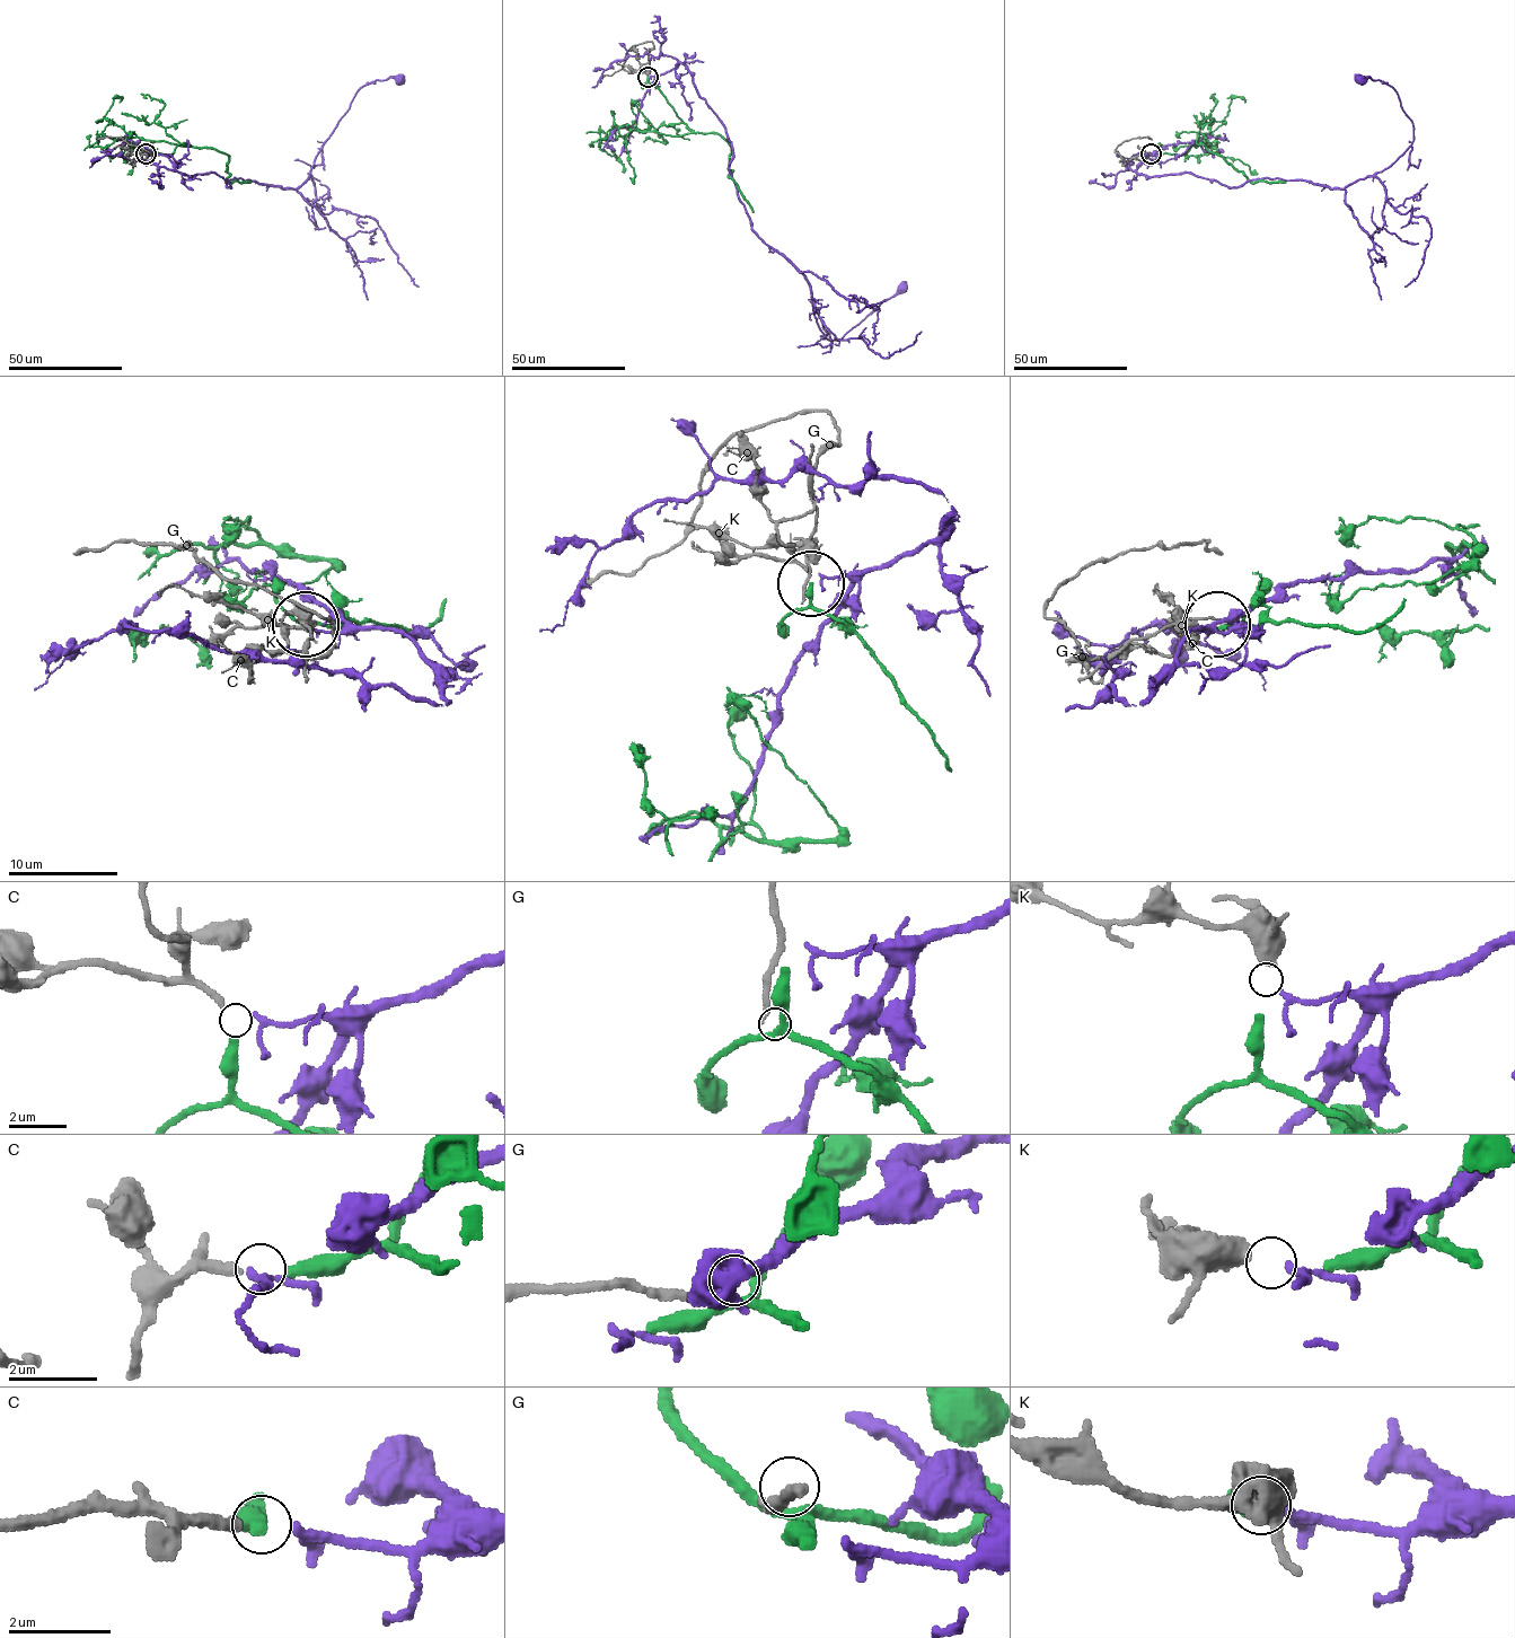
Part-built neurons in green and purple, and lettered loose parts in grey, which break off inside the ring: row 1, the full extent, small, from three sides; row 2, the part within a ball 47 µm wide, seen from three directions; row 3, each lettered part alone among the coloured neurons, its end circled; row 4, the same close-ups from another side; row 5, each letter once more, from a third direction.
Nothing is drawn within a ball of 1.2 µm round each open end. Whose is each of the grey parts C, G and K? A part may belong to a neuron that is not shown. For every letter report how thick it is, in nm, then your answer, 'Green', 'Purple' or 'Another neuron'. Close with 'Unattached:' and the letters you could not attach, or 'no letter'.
C: Thickness 240 nm. Green
G: Thickness 160 nm. Another neuron
K: Thickness 600 nm. Purple
Unattached: G

